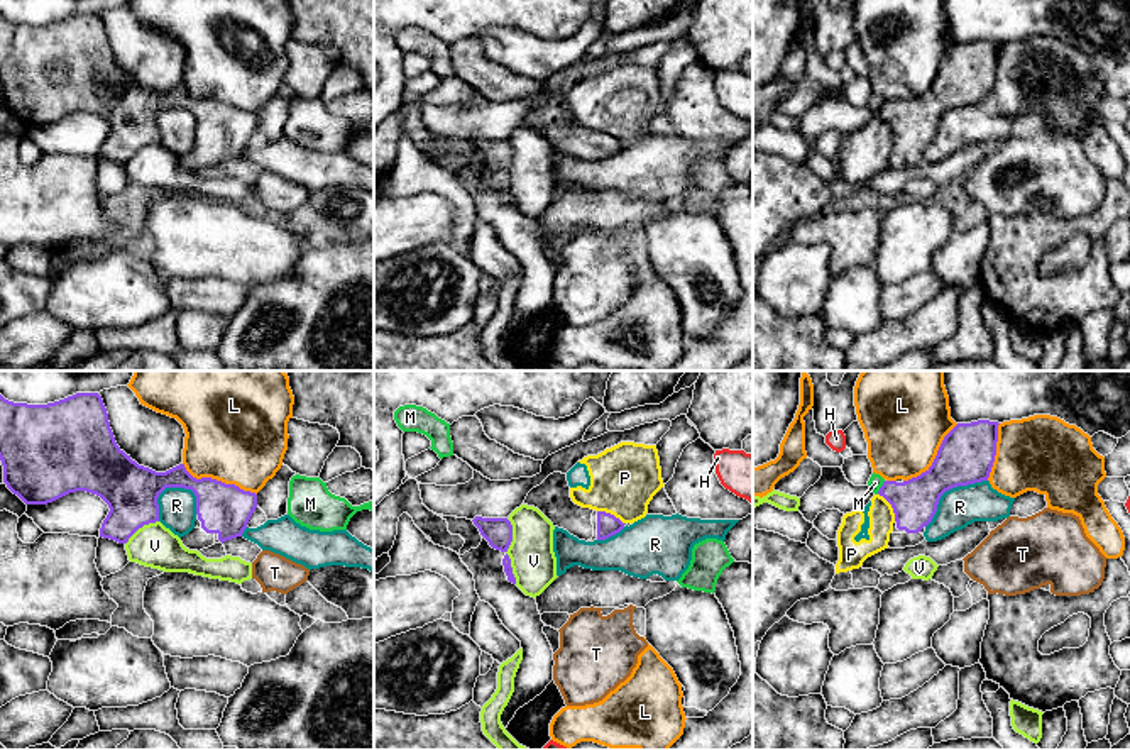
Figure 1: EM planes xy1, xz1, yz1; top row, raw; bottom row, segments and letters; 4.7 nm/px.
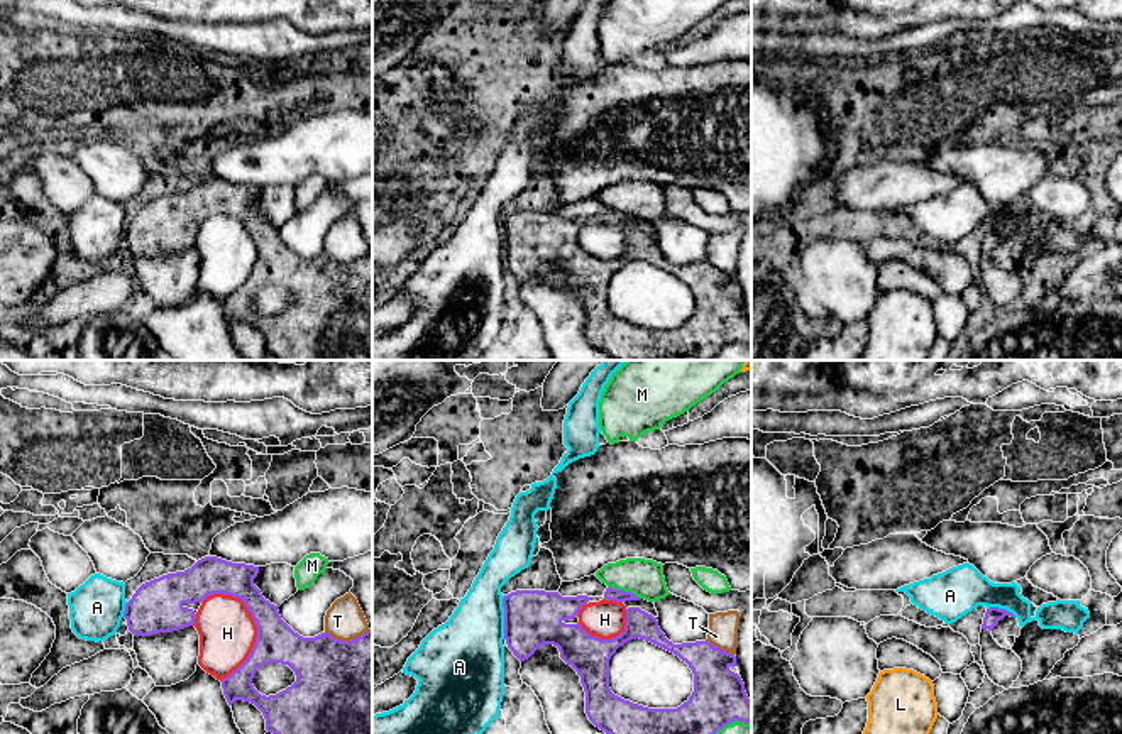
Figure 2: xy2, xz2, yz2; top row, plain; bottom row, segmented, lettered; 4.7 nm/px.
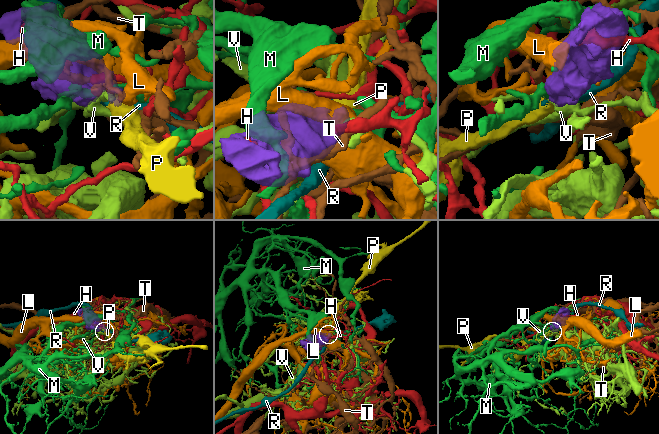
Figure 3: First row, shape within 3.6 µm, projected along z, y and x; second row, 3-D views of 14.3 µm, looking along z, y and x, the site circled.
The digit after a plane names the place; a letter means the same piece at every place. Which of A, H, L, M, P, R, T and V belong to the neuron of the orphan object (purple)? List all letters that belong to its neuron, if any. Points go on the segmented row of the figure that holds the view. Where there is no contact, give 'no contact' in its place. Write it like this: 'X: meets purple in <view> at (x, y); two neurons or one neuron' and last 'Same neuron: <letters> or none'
A: meets purple in xz2 at (505, 618); two neurons
H: meets purple in xy2 at (258, 629); two neurons
L: meets purple in xy1 at (219, 481); two neurons
M: meets purple in xz2 at (623, 591); two neurons
P: meets purple in yz1 at (892, 507); two neurons
R: meets purple in xy1 at (164, 488); two neurons
T: meets purple in xz2 at (718, 648); two neurons
V: meets purple in xz1 at (506, 551); two neurons
Same neuron: none

